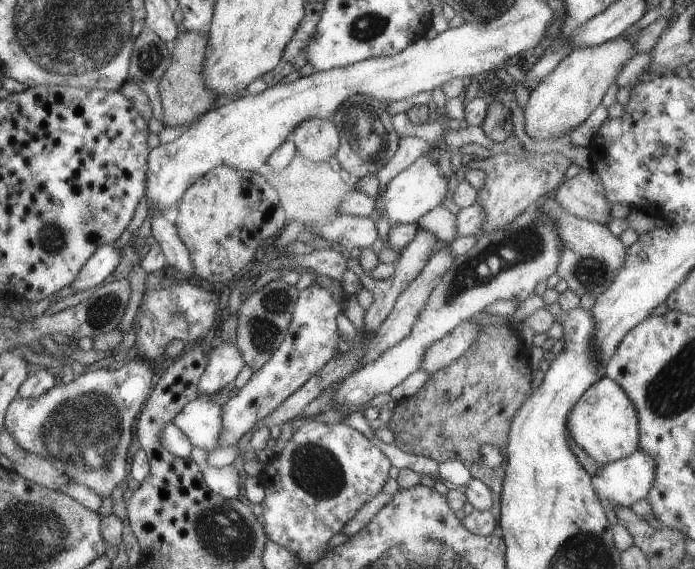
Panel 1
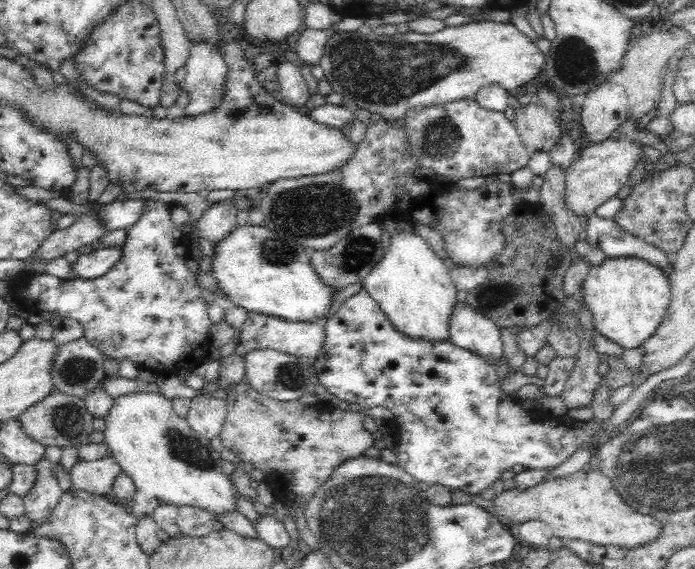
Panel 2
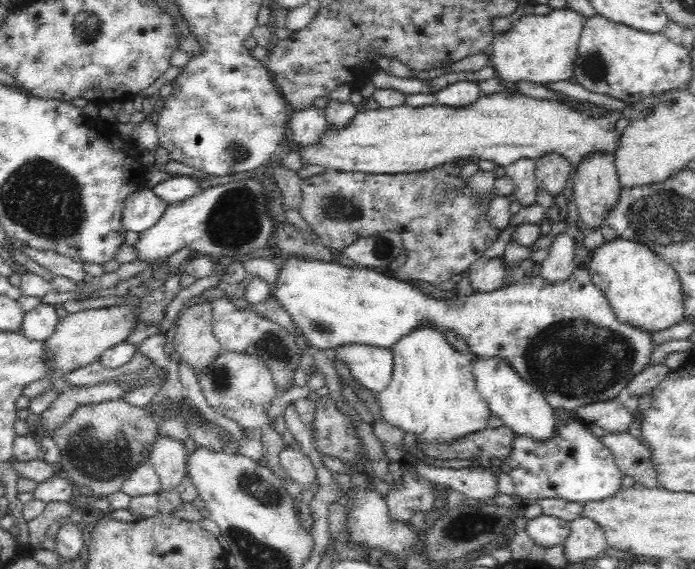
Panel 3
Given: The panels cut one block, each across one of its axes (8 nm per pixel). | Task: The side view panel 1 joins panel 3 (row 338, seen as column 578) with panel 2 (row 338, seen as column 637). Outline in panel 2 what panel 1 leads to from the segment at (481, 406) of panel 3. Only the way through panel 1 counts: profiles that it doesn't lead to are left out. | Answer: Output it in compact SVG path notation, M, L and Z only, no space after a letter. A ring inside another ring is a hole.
M392 232L388 236L382 258L364 279L362 288L370 297L376 299L380 308L394 324L396 329L410 337L426 337L430 339L448 339L448 321L452 305L456 302L456 285L452 282L449 269L444 260L436 256L432 248L422 236L410 232Z

